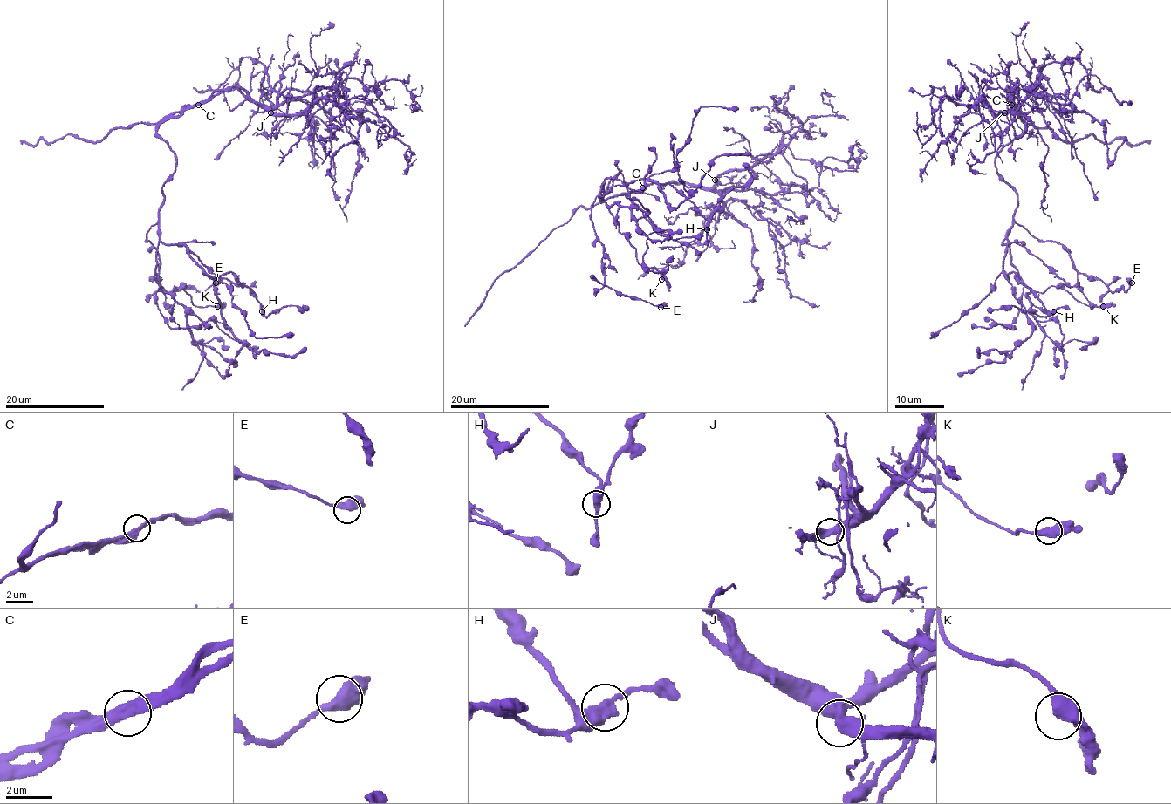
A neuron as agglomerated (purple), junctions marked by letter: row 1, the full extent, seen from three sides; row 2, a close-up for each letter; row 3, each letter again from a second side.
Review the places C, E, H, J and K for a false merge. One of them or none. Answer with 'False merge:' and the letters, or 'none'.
False merge: none

